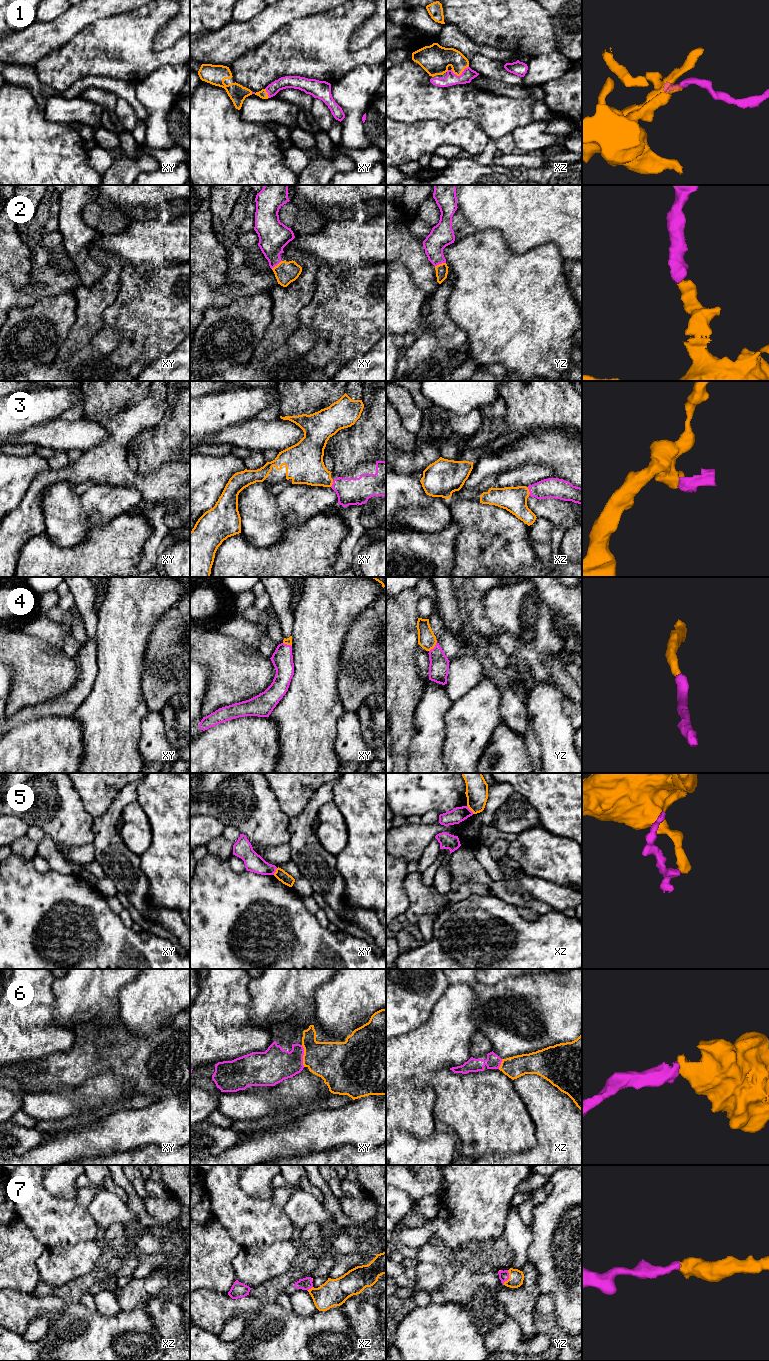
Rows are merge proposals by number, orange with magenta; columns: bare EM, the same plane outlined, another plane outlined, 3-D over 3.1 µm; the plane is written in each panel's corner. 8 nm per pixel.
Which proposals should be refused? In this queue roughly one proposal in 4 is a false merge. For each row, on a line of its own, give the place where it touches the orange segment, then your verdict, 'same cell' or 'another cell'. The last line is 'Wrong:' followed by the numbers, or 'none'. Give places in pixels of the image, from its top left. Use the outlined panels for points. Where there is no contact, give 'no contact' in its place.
1: contact xz (460, 74); same cell
2: contact yz (440, 264); same cell
3: contact xz (528, 491); same cell
4: contact yz (433, 647); same cell
5: contact xz (469, 808); another cell
6: contact xy (303, 1056); same cell
7: contact yz (509, 1277); same cell
Wrong: 5

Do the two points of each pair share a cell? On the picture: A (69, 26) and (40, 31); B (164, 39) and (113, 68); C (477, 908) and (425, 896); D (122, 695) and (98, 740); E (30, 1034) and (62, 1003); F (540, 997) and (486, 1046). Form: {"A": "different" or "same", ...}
{"A": "same", "B": "different", "C": "different", "D": "same", "E": "different", "F": "different"}

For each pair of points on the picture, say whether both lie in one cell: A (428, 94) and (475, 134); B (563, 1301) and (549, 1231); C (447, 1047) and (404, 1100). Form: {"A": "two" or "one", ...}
{"A": "two", "B": "one", "C": "one"}

